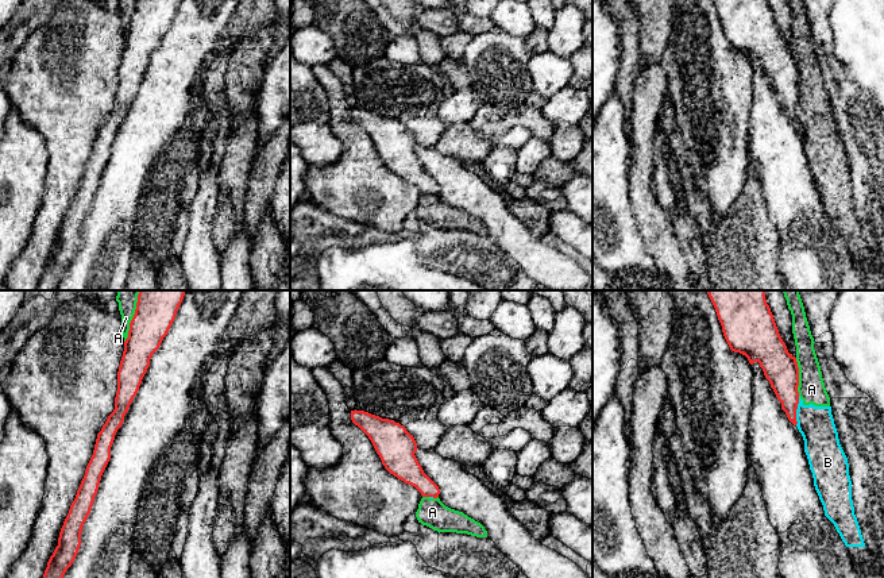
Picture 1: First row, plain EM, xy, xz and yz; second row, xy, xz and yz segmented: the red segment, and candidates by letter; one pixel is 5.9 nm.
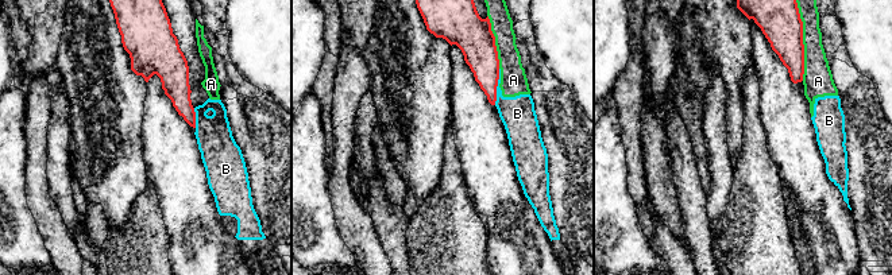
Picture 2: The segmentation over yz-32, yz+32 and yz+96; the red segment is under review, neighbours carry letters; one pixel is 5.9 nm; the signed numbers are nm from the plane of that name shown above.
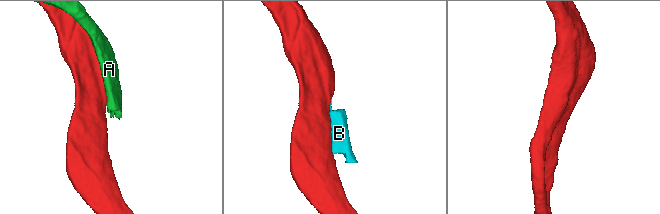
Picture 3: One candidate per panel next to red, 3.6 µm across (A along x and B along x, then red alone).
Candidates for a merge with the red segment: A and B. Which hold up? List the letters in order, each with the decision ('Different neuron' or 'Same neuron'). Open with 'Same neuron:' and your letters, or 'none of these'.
Same neuron: none of these
A: Different neuron
B: Different neuron

